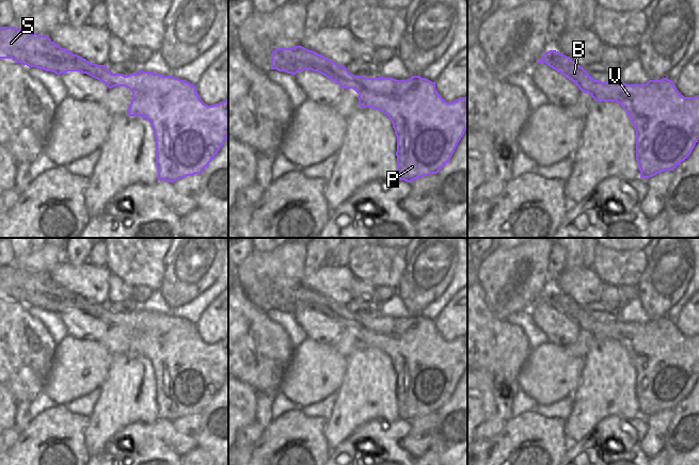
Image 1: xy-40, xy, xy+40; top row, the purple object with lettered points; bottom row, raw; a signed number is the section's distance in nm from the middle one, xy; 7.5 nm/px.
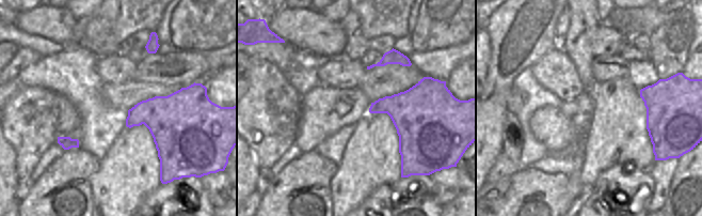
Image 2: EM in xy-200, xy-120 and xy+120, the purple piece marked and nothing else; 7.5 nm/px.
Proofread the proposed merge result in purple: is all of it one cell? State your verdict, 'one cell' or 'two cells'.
one cell

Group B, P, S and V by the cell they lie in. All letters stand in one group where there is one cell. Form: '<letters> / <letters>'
B P S V

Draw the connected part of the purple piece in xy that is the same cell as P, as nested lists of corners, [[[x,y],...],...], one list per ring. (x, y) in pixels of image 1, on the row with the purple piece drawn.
[[[302,46],[276,48],[271,53],[271,69],[293,76],[304,69],[317,71],[343,89],[353,89],[359,94],[361,108],[372,108],[383,112],[391,119],[397,137],[399,180],[411,182],[430,174],[438,174],[448,163],[467,129],[467,96],[447,102],[435,90],[435,82],[420,76],[412,76],[407,80],[383,76],[353,76],[345,66]]]

